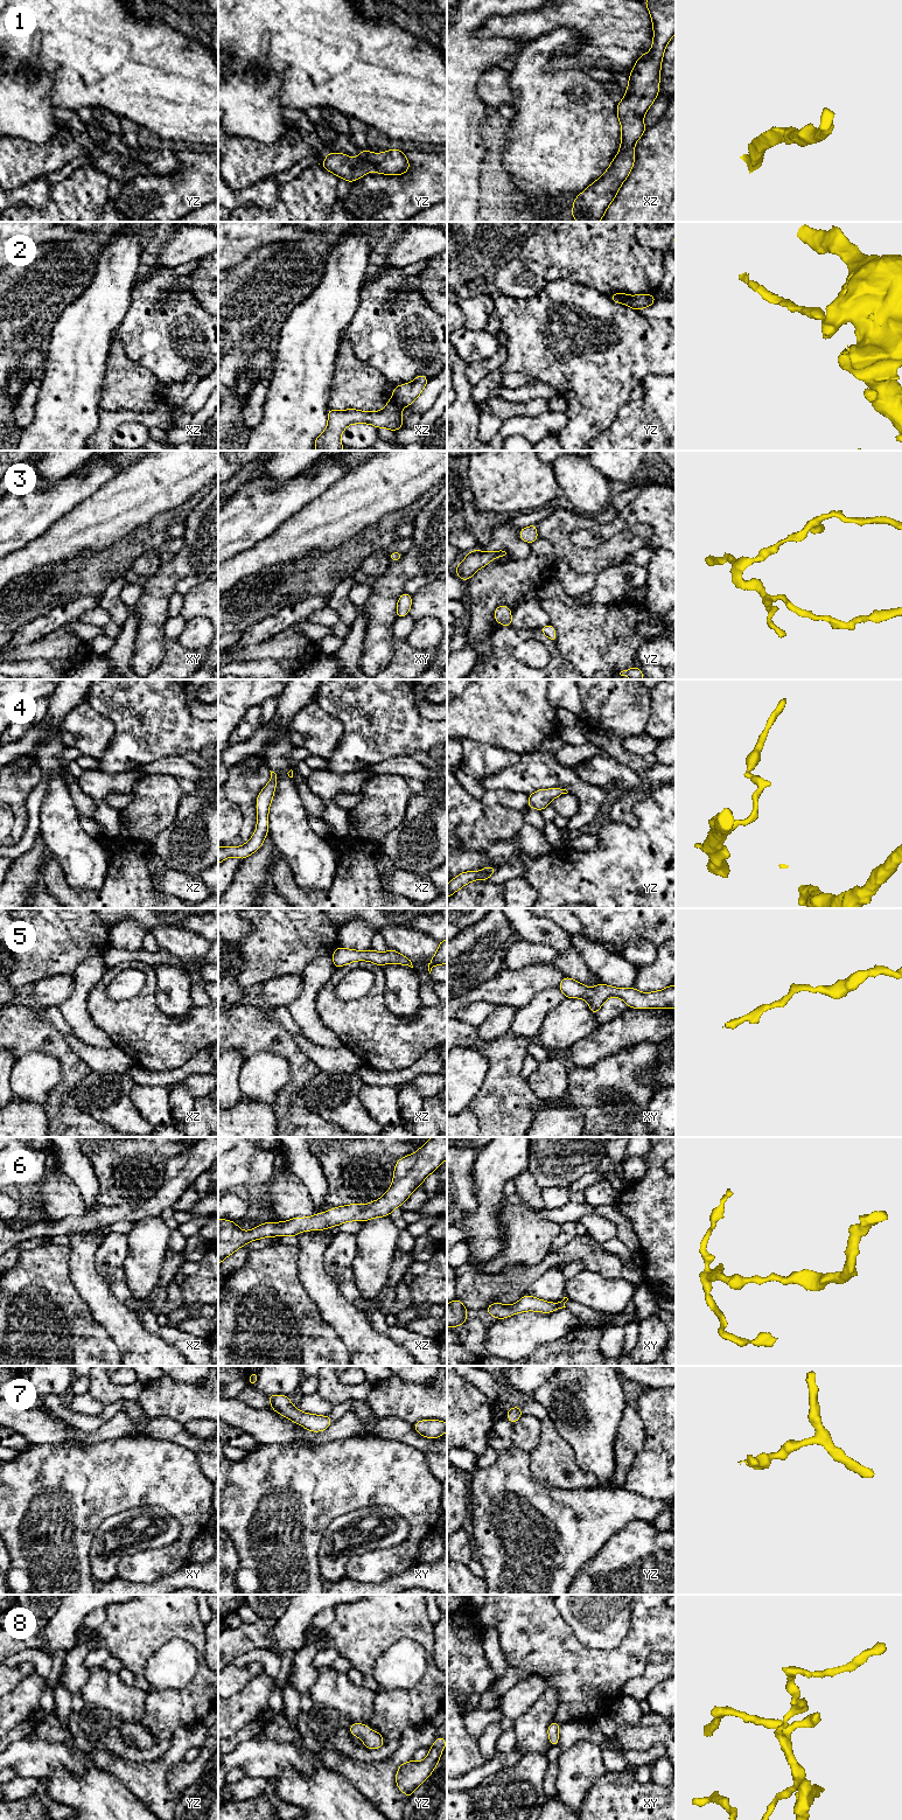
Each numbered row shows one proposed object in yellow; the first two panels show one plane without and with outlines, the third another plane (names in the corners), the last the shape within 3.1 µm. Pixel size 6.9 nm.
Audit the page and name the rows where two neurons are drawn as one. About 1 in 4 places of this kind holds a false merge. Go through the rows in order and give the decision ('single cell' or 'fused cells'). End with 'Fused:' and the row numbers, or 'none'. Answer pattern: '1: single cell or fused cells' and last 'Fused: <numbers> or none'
1: single cell
2: fused cells
3: single cell
4: single cell
5: single cell
6: single cell
7: single cell
8: single cell
Fused: 2

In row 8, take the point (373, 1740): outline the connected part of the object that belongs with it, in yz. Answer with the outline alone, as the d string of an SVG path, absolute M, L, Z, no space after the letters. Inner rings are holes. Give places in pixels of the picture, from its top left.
M352 1723L349 1730L352 1736L359 1737L368 1749L379 1749L384 1745L383 1736L376 1730L371 1731L366 1724Z

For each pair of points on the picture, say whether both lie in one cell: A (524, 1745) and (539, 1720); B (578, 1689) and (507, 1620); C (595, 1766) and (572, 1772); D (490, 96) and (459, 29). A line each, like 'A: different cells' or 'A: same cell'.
A: same cell
B: same cell
C: same cell
D: different cells

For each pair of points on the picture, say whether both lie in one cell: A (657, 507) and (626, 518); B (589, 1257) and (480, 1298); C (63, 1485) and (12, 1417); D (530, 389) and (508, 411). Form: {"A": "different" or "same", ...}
{"A": "same", "B": "same", "C": "different", "D": "different"}

